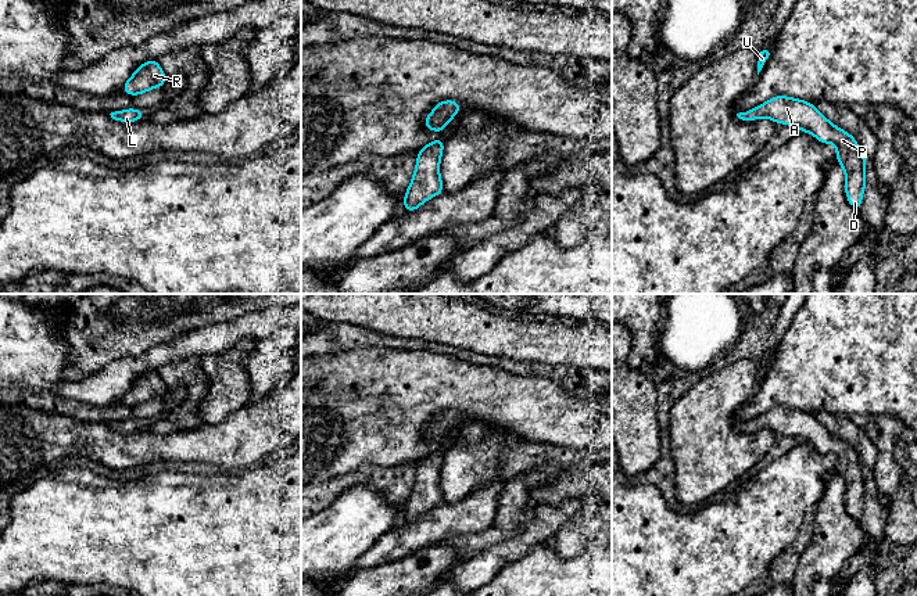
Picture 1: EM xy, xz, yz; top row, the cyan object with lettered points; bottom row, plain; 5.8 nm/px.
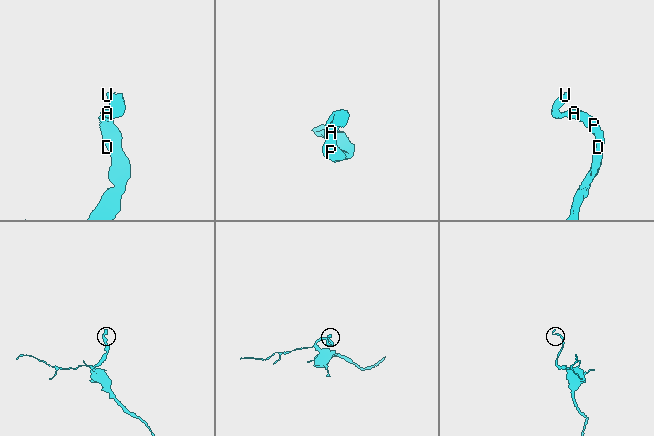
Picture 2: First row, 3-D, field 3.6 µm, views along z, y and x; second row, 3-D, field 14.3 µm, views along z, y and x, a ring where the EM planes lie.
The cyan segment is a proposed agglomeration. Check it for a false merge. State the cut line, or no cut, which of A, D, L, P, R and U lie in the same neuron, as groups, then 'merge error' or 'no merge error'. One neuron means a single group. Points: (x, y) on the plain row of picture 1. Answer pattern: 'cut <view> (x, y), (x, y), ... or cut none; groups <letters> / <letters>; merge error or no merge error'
cut none; groups A D L P R U; no merge error

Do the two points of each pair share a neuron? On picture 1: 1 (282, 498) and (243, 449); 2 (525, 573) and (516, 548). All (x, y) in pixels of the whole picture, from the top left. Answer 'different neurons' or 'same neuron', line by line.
1: different neurons
2: different neurons

